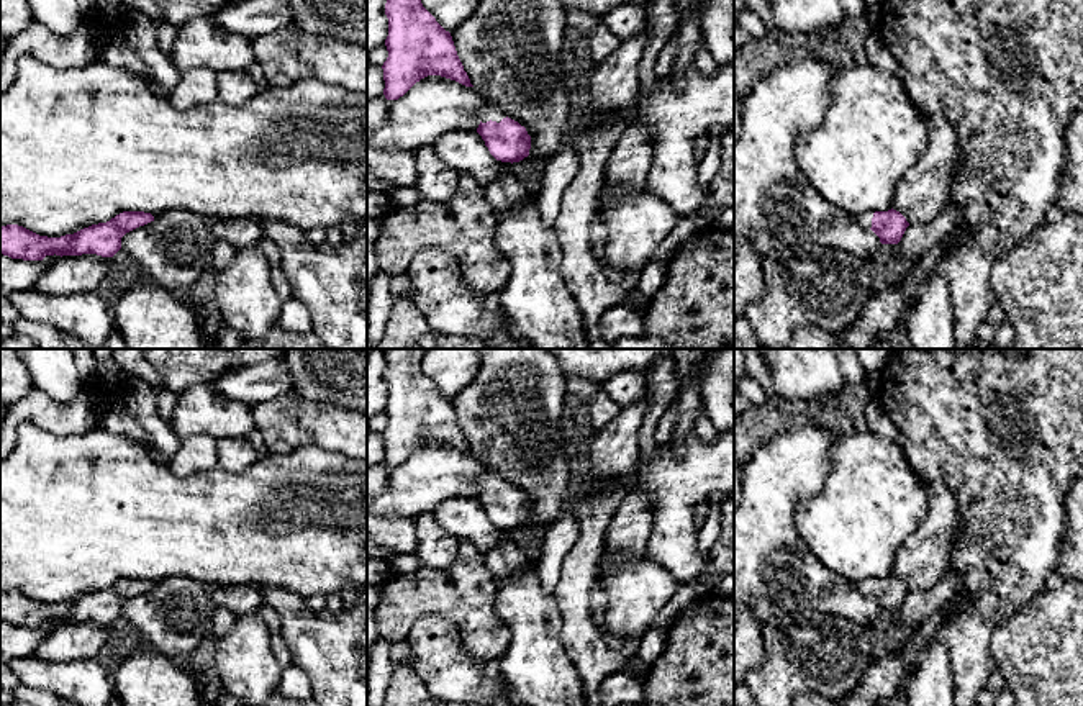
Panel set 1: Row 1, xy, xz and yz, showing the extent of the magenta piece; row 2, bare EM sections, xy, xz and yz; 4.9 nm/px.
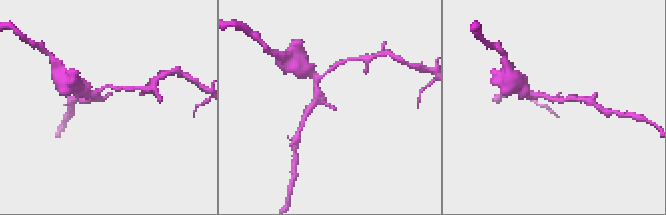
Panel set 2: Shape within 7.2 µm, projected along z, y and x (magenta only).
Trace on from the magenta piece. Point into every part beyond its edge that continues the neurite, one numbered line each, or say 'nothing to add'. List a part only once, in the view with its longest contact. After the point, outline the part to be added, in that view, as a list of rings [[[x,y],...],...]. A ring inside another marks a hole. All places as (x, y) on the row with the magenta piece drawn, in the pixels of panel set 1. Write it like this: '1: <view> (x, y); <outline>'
1: xz (489, 112); [[[490,103],[483,106],[480,115],[482,123],[487,123],[490,120],[500,123],[503,118],[506,118],[506,115]]]

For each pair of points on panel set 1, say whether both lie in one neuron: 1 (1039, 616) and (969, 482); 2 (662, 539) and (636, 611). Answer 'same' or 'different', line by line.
1: different
2: different

